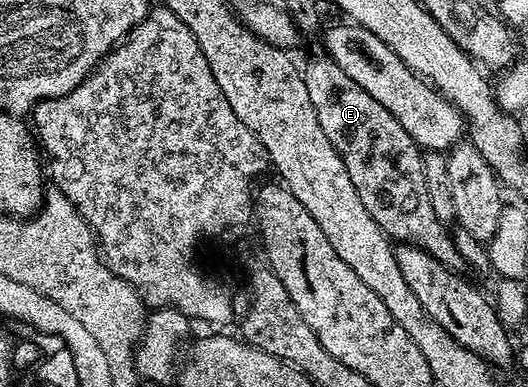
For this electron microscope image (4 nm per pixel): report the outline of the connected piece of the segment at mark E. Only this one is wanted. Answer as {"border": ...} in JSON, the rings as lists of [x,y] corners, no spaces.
{"border":[[[324,51],[317,52],[307,66],[304,65],[305,88],[318,123],[342,156],[346,172],[371,218],[392,241],[421,248],[449,269],[462,271],[465,263],[455,247],[452,231],[437,220],[437,212],[433,212],[433,204],[425,188],[420,147],[384,105],[377,103],[345,76],[345,72]]]}

